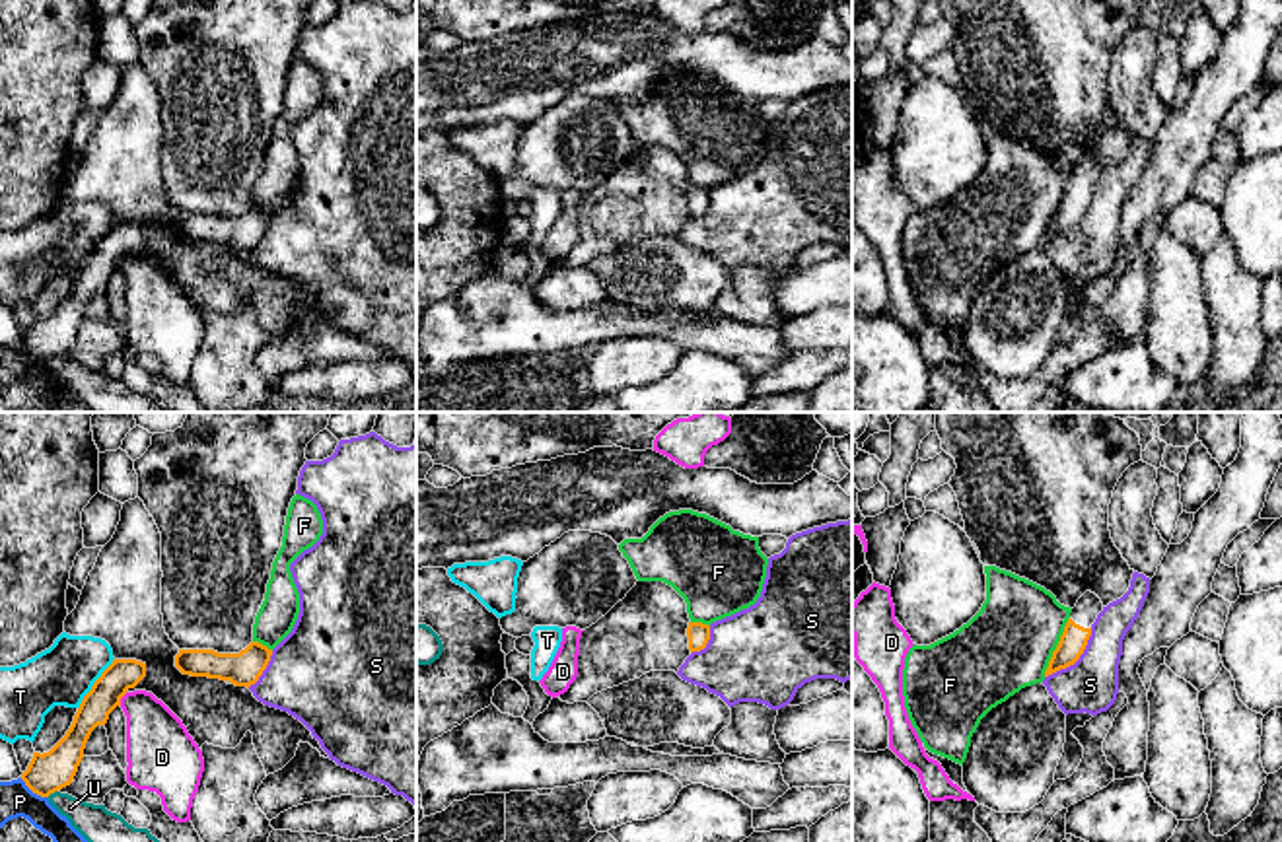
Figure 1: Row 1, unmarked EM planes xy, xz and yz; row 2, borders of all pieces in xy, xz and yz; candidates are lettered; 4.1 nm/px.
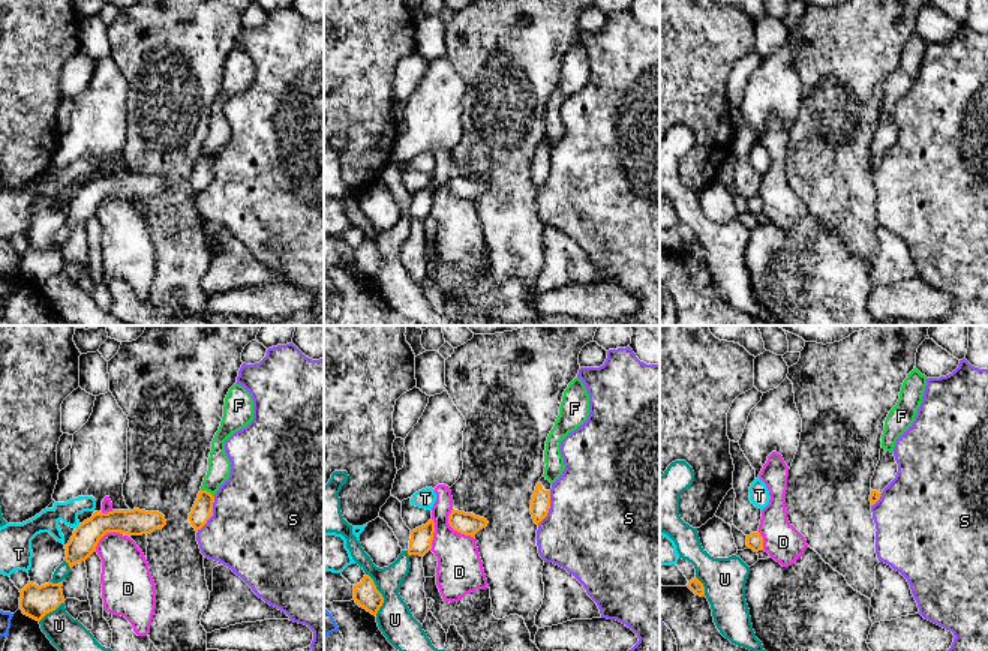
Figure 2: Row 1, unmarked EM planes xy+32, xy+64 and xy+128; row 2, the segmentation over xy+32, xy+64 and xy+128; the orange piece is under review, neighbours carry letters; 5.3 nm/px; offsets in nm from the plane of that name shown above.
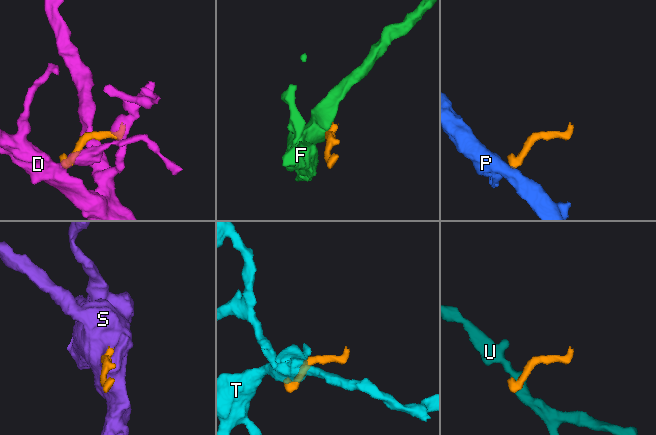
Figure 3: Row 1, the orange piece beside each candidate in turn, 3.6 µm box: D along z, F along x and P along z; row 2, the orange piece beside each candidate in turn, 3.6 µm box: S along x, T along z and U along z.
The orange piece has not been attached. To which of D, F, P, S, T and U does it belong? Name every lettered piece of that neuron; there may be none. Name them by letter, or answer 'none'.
none

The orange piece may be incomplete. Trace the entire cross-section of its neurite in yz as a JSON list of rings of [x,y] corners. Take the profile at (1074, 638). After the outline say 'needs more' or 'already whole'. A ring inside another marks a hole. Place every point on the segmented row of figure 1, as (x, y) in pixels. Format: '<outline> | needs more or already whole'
[[[1086,591],[1078,599],[1064,626],[1060,642],[1056,649],[1052,651],[1045,677],[1060,669],[1066,669],[1080,659],[1091,636],[1091,624],[1095,622],[1101,611],[1103,611],[1103,603],[1095,593]]] | needs more

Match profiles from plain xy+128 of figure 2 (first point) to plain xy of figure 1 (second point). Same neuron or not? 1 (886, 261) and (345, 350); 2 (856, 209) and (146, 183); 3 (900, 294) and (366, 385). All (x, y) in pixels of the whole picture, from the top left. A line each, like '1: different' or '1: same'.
1: same
2: different
3: same

